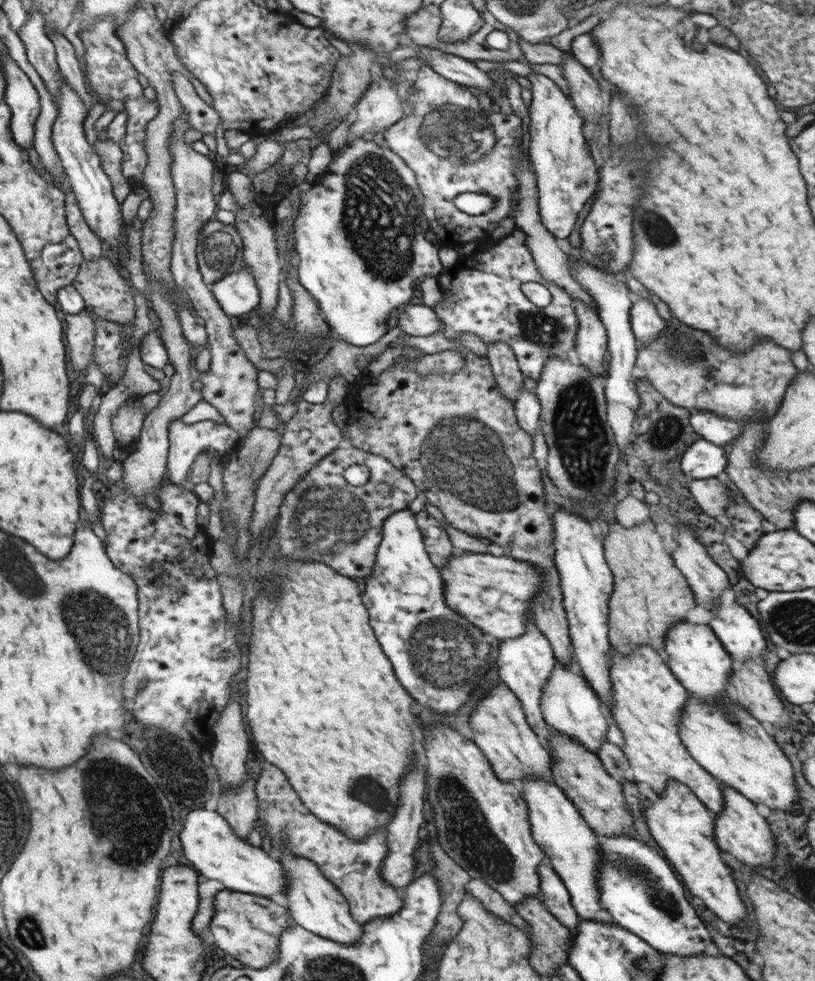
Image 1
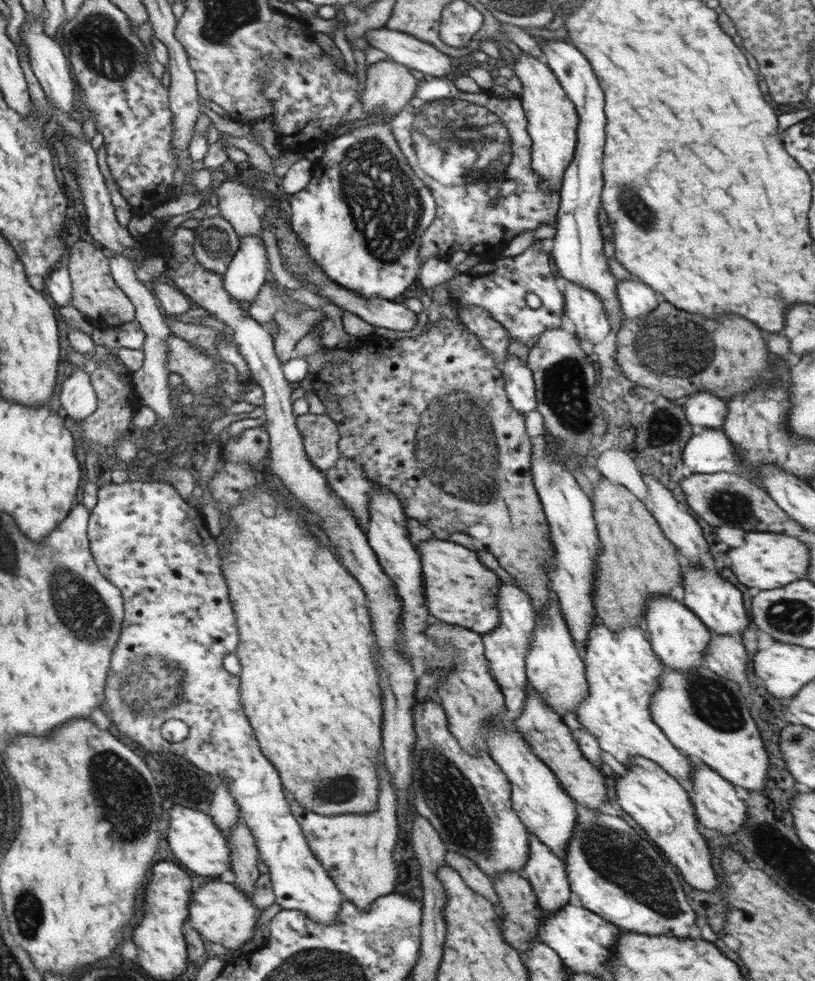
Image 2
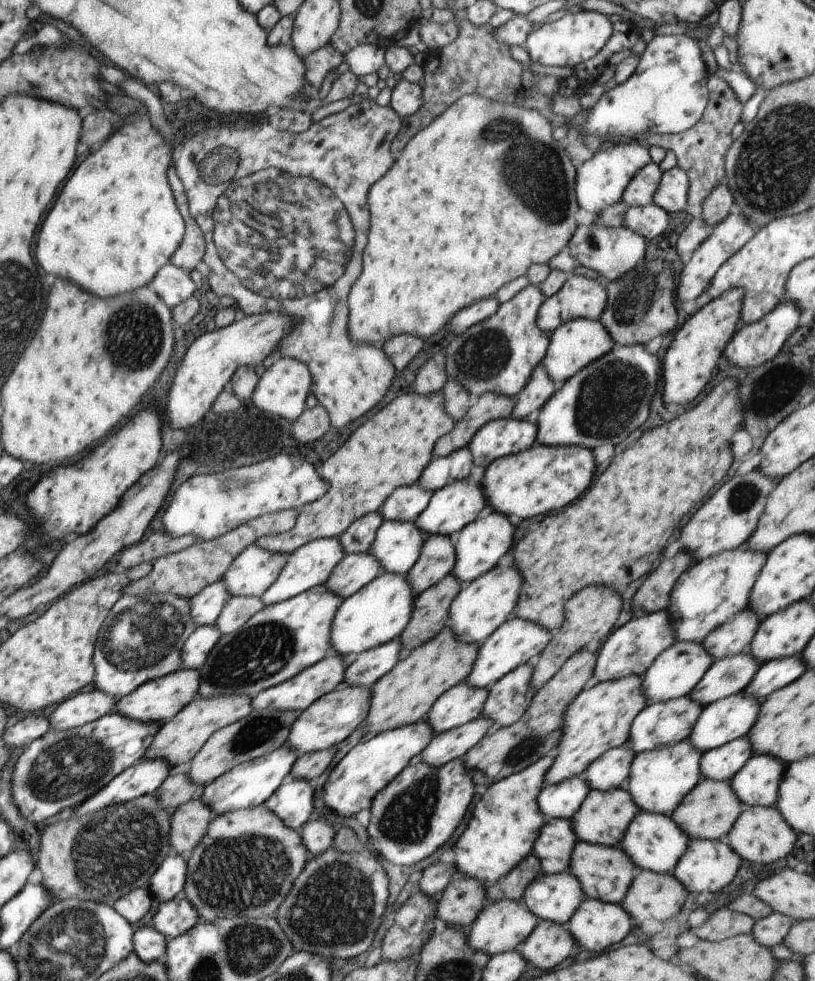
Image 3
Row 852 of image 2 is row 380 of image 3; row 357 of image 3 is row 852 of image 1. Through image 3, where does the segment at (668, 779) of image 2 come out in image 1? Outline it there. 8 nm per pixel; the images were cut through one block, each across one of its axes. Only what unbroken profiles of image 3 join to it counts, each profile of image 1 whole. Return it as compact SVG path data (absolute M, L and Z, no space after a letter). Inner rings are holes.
M668 780L666 790L662 794L658 792L657 802L653 803L648 799L642 800L640 809L642 809L642 815L646 817L650 835L653 836L660 849L666 854L666 858L674 866L675 871L678 871L683 884L687 886L690 893L701 900L706 909L714 911L713 914L718 916L720 920L724 920L728 924L736 924L736 920L738 920L736 926L742 926L742 922L746 924L744 916L748 914L748 910L746 910L746 906L744 906L744 902L738 894L737 876L722 860L722 856L720 856L721 849L715 842L715 815L702 804L702 801L690 790L690 787L682 784L682 782Z

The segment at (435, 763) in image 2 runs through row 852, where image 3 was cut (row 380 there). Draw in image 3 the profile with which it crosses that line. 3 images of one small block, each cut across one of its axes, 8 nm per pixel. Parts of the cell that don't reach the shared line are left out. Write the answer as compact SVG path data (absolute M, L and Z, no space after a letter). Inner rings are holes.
M529 285L508 302L500 304L500 310L496 314L458 334L444 352L447 378L454 378L458 384L462 384L474 399L486 393L516 398L530 381L534 368L539 366L542 358L546 356L550 334L542 332L536 322L538 310L545 300L546 297L538 287Z

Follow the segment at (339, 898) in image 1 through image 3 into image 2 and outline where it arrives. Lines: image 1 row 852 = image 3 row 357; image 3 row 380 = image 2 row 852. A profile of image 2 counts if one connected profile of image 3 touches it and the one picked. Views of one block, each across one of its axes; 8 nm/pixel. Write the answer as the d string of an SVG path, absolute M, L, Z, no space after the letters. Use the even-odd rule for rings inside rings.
M146 477L141 481L127 480L122 484L109 484L100 482L98 490L98 501L94 510L94 518L90 518L90 538L94 538L94 554L98 554L97 566L102 566L102 574L109 579L110 582L116 584L121 589L121 594L124 598L125 605L125 622L122 629L120 640L117 642L117 648L113 650L112 662L110 666L110 674L105 688L105 698L103 713L111 720L119 731L126 733L128 738L140 744L150 752L174 752L186 760L190 760L194 766L206 770L210 776L216 776L218 782L225 782L229 793L234 797L236 804L239 806L241 820L250 829L250 833L256 839L256 847L258 853L264 860L264 864L268 867L271 881L271 888L274 889L276 895L276 904L280 905L284 910L301 910L310 920L322 923L323 925L333 925L337 923L337 912L341 909L341 905L346 900L342 893L338 891L336 883L330 878L330 875L320 865L320 862L314 857L311 852L306 838L302 833L301 826L291 813L291 807L288 802L288 795L283 788L281 778L274 765L266 758L263 752L258 748L252 727L246 720L244 703L241 702L240 684L241 679L232 676L222 660L226 654L236 653L240 644L241 634L238 634L237 617L233 610L232 599L230 599L229 585L223 576L220 576L218 564L220 564L220 556L218 556L218 548L214 540L204 540L206 526L200 526L200 512L196 508L192 508L181 492L177 488L172 487L168 480L166 481L150 481ZM170 718L182 720L188 726L188 736L181 742L170 742L170 738L166 738L166 734L162 734L162 726L166 726L166 722L170 722Z

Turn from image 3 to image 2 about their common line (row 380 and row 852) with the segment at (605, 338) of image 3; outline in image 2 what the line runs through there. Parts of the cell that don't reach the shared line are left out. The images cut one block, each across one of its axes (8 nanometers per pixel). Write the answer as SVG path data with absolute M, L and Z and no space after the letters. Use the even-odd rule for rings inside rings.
M488 729L485 737L490 750L489 755L510 781L511 803L518 818L530 835L534 835L544 846L548 846L550 852L566 864L570 838L574 836L574 825L577 824L575 800L566 794L557 776L531 751L518 730Z

